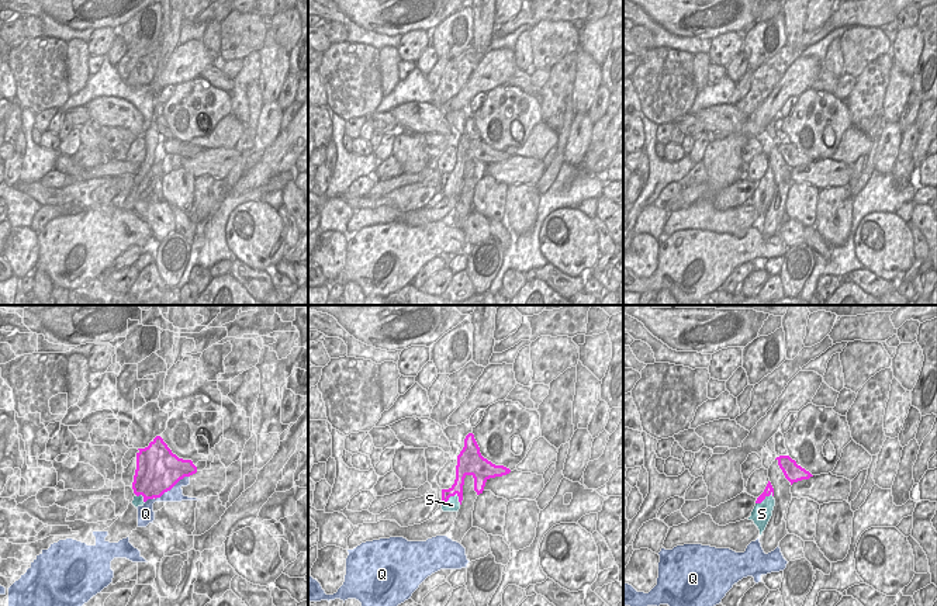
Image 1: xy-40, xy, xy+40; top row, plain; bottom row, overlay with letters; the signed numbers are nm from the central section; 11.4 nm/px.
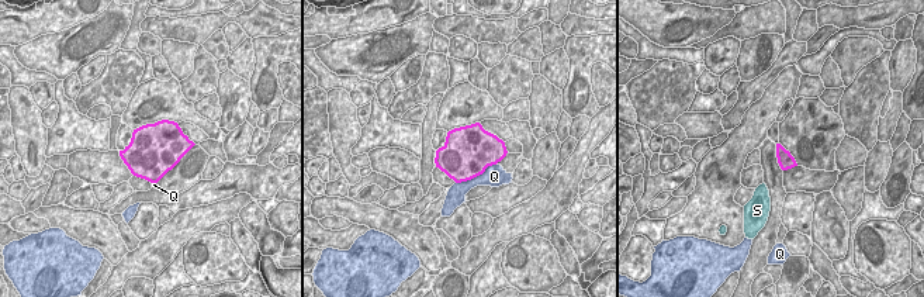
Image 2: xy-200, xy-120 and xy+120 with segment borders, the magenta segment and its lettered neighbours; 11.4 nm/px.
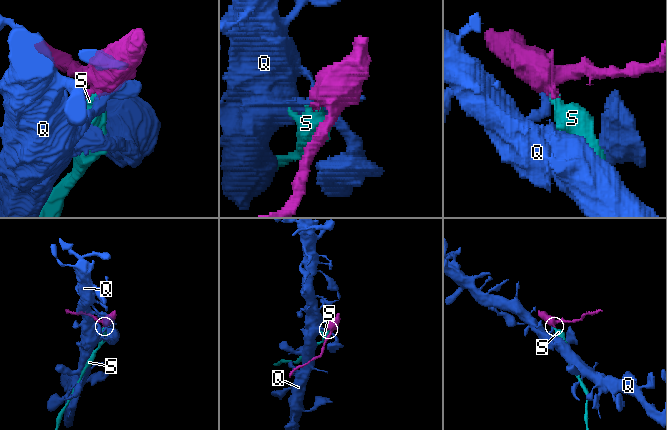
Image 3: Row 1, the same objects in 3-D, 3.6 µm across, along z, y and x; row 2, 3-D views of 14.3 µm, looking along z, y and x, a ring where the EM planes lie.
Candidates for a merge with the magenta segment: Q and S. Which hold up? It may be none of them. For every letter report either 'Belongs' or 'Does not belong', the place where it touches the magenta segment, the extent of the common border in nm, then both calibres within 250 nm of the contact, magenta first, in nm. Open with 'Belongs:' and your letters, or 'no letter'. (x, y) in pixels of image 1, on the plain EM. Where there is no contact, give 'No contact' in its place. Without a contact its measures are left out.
Belongs: no letter
Q: Does not belong. Touches magenta at xy-40 (166, 176). Shared border 600 nm. Thickness 500 nm (magenta) against 160 nm
S: Does not belong. Touches magenta at xy (449, 182). Shared border 220 nm. Thickness 130 nm (magenta) against 160 nm

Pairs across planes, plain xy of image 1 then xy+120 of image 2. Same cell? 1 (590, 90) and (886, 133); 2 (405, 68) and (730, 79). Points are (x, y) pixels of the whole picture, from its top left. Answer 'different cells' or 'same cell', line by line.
1: same cell
2: different cells

